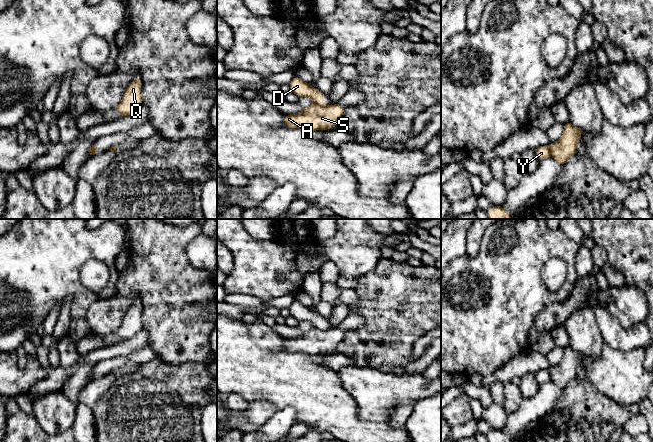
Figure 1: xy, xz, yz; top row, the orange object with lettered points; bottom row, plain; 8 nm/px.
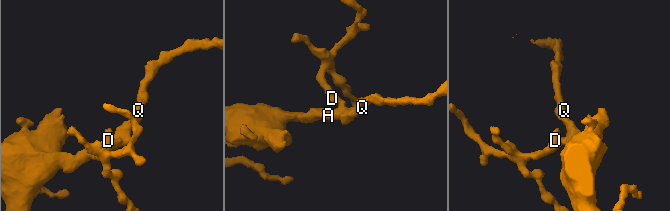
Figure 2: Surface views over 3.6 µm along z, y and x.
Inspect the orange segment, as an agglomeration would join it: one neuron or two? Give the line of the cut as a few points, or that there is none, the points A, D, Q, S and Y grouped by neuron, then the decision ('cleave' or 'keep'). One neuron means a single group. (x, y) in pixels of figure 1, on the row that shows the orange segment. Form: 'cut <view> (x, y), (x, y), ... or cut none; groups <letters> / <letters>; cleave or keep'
cut yz (549, 146), (551, 155); groups A Q S / D Y; cleave

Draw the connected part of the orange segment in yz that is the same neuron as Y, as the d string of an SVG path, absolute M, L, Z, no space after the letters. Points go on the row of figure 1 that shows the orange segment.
M546 145L538 146L534 150L535 150L535 155L538 161L541 161L551 156L550 146L546 146Z

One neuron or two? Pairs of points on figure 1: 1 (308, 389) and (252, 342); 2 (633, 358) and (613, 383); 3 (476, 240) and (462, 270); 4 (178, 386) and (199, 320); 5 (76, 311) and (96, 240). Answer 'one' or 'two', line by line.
1: one
2: one
3: two
4: two
5: one

